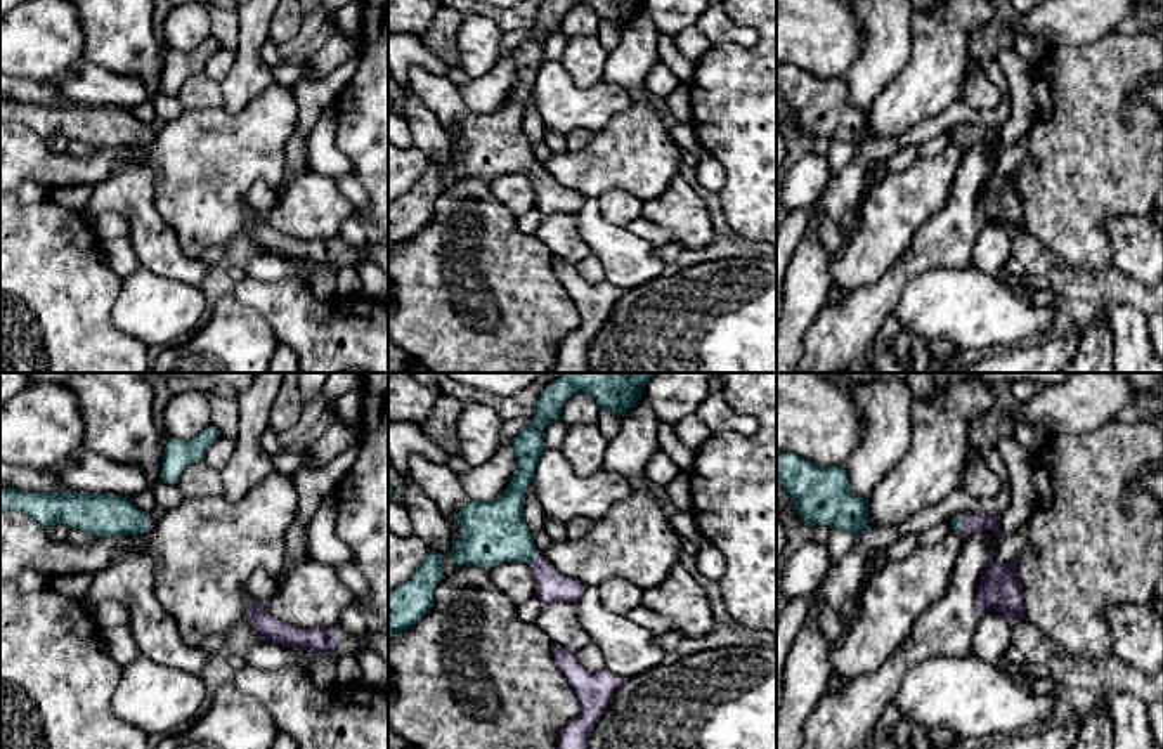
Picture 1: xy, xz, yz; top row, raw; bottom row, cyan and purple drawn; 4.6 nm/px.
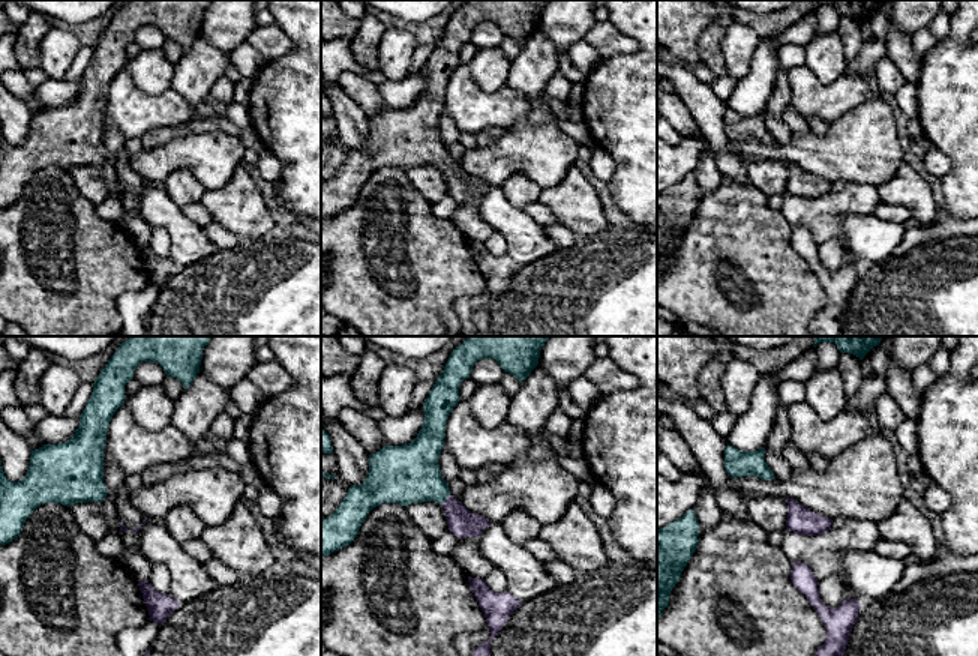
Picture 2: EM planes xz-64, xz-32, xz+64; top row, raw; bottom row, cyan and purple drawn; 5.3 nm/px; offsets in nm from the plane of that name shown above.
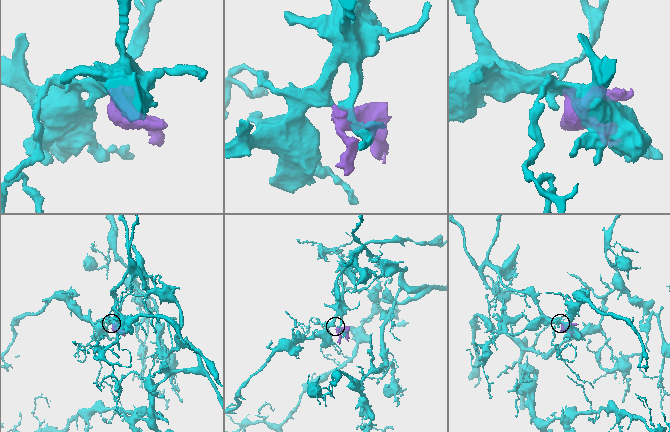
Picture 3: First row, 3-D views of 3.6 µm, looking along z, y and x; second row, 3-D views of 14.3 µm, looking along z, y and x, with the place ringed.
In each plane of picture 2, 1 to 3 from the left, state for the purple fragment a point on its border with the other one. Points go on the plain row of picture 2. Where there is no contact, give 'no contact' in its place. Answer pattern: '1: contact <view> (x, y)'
1: no contact
2: contact xz-32 (446, 162)
3: no contact

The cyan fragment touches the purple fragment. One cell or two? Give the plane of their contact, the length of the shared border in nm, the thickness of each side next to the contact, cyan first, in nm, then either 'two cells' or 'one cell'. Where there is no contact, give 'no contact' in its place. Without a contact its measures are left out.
xz | 70 nm | 280/150 nm | one cell

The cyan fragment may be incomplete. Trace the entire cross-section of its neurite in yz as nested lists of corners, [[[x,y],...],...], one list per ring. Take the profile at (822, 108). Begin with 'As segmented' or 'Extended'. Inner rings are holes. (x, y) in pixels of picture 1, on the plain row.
As segmented. [[[776,64],[776,92],[794,109],[797,127],[813,139],[868,140],[868,111],[849,102],[844,78],[818,78],[790,64]]]

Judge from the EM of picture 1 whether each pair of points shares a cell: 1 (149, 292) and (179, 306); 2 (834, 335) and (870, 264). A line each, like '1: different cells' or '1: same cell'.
1: same cell
2: different cells

